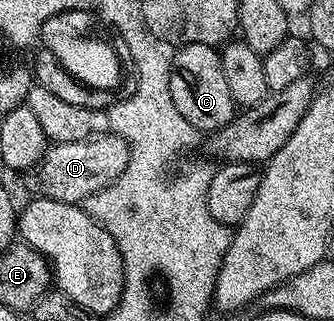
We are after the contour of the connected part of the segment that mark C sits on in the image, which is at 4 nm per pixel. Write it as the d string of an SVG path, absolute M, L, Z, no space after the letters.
M186 42L175 51L169 72L169 96L173 104L177 104L177 112L181 112L181 116L200 132L225 128L237 113L233 96L229 96L225 72L221 69L219 50L209 44Z

